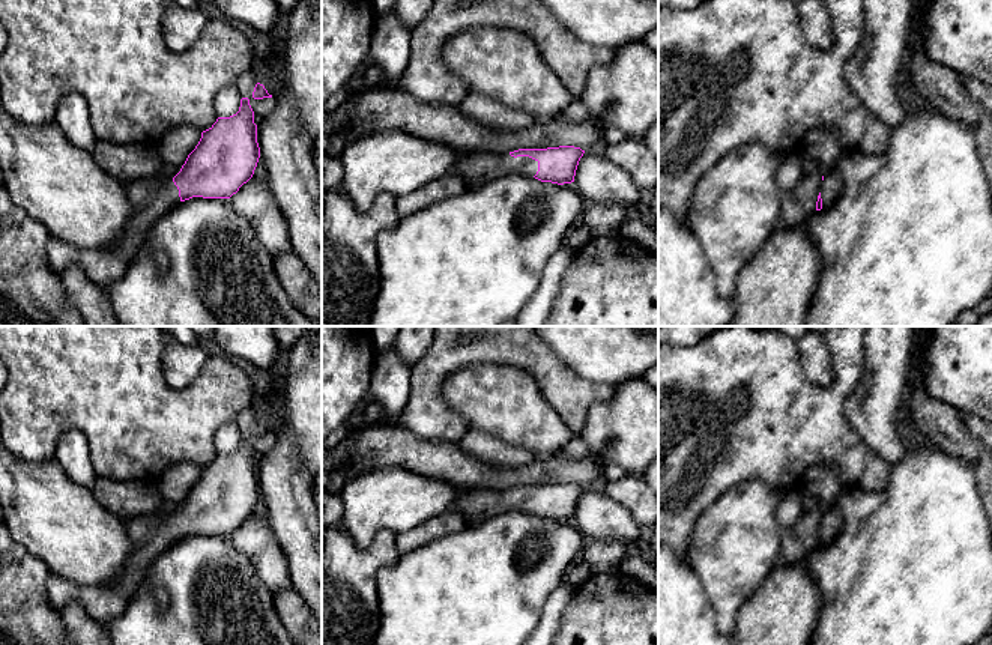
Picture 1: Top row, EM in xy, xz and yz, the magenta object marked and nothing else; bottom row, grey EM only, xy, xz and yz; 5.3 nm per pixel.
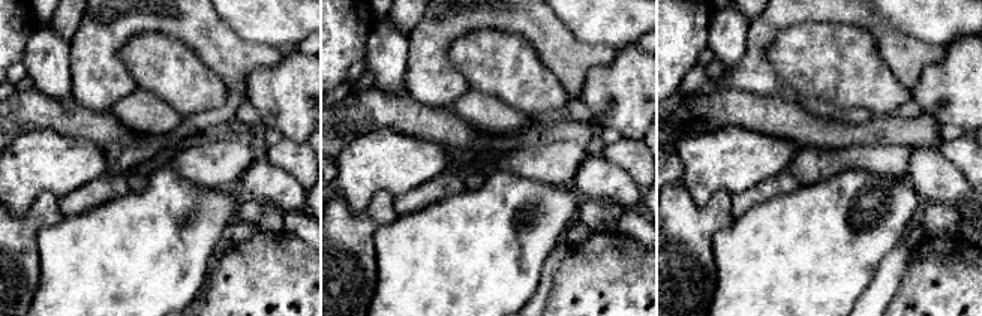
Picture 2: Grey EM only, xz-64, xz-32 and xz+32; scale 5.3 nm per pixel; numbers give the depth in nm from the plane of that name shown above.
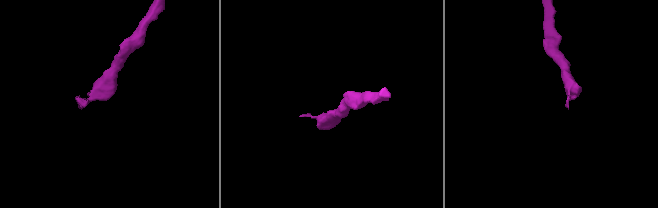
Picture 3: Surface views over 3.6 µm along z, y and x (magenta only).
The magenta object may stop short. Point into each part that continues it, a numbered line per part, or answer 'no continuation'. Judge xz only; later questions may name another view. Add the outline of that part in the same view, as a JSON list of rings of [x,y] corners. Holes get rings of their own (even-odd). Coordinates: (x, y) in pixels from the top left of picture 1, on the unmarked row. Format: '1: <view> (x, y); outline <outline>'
1: xz (475, 504); outline [[[466,489],[452,507],[467,523],[504,513],[531,513],[538,508],[538,498],[529,493],[511,493],[493,489]]]

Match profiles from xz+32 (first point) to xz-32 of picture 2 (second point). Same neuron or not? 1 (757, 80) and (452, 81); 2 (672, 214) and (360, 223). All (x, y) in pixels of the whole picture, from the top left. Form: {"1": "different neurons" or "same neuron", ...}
{"1": "same neuron", "2": "same neuron"}

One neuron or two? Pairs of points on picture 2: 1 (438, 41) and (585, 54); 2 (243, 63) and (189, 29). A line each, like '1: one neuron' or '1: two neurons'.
1: one neuron
2: one neuron

